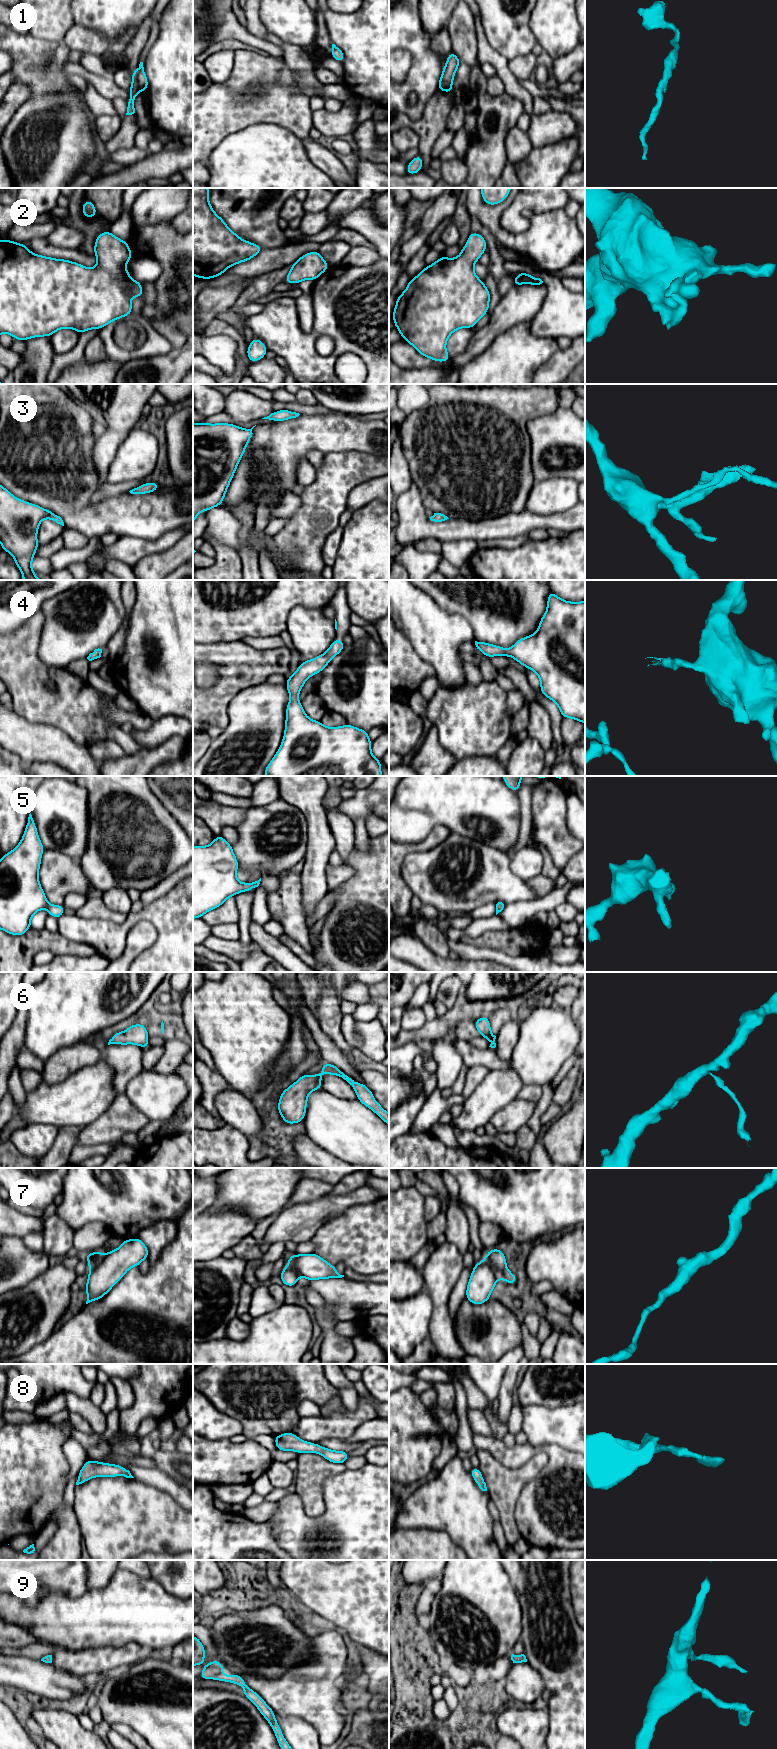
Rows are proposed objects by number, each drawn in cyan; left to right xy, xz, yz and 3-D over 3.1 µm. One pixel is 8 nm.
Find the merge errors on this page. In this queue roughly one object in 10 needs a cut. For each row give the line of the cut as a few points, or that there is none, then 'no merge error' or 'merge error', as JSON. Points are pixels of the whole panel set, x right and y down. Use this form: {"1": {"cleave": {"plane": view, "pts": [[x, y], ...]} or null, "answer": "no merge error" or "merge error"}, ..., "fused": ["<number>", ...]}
{"1": {"cleave": {"plane": "xy", "pts": [[137, 69], [138, 91]]}, "answer": "merge error"}, "2": {"cleave": null, "answer": "no merge error"}, "3": {"cleave": null, "answer": "no merge error"}, "4": {"cleave": null, "answer": "no merge error"}, "5": {"cleave": null, "answer": "no merge error"}, "6": {"cleave": {"plane": "xz", "pts": [[343, 1073], [340, 1076]]}, "answer": "merge error"}, "7": {"cleave": {"plane": "xy", "pts": [[102, 1254], [101, 1258], [89, 1268]]}, "answer": "merge error"}, "8": {"cleave": null, "answer": "no merge error"}, "9": {"cleave": null, "answer": "no merge error"}, "fused": ["1", "6", "7"]}

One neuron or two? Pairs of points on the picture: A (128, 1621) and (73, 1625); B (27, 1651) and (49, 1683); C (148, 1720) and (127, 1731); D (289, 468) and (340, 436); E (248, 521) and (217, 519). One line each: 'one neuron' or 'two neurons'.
A: one neuron
B: two neurons
C: two neurons
D: one neuron
E: two neurons

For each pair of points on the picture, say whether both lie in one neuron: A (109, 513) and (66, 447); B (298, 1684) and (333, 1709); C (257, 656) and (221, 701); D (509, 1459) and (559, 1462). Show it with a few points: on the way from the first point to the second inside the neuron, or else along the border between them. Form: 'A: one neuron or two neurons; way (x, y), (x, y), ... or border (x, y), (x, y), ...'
A: one neuron; way (89, 507), (66, 484), (66, 467)
B: one neuron; way (307, 1691), (324, 1707)
C: one neuron; way (245, 666), (234, 676), (225, 689)
D: one neuron; way (521, 1453), (547, 1450)

